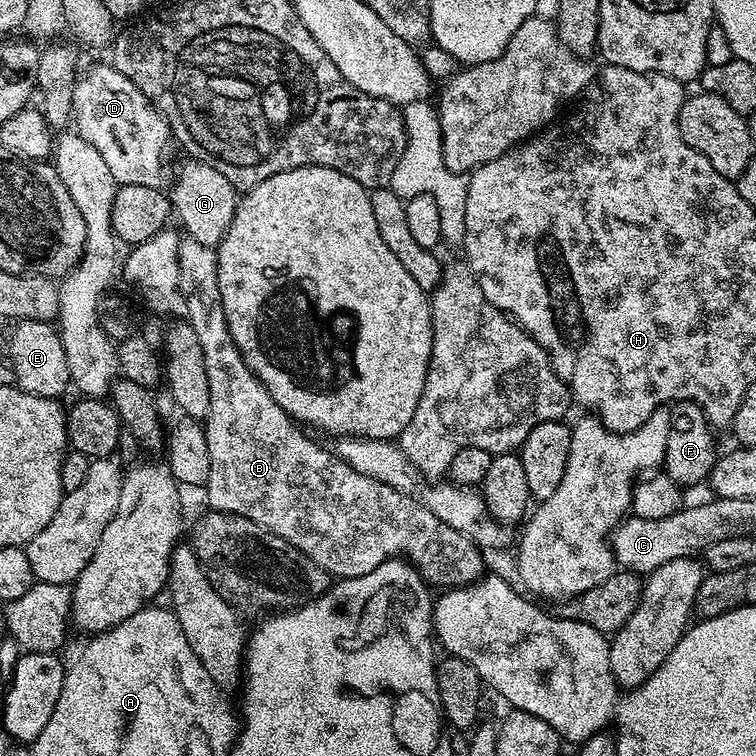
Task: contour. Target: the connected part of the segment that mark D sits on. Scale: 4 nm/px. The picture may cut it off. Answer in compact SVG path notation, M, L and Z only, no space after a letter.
M111 63L92 64L75 78L72 100L74 131L102 154L117 185L150 186L163 189L169 183L168 147L174 137L168 120Z

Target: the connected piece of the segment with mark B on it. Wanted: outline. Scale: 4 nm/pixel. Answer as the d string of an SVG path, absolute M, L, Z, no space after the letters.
M189 238L181 239L180 249L178 250L178 266L180 267L178 292L182 297L182 304L184 300L185 306L188 307L188 313L186 313L188 324L194 326L194 334L198 338L198 343L202 346L202 359L206 362L206 379L208 385L210 385L210 408L207 416L202 421L204 433L206 434L206 446L210 446L210 474L208 475L208 483L206 485L206 491L208 491L207 507L213 512L233 512L242 518L250 518L250 522L258 522L258 526L278 534L278 538L286 538L295 548L306 553L323 572L327 572L329 577L332 578L349 580L355 576L370 574L370 570L382 566L382 562L403 557L405 554L407 559L418 569L420 577L429 585L435 586L437 584L437 589L440 590L460 588L463 584L472 584L475 580L485 575L485 553L474 542L470 542L470 538L458 534L458 530L454 530L454 526L446 526L446 522L434 518L434 514L430 514L430 510L426 510L419 499L413 498L409 493L399 492L396 488L386 486L366 474L360 474L358 470L351 468L342 457L337 456L335 451L328 449L327 452L322 445L315 444L304 433L307 431L303 427L297 426L292 417L287 416L282 410L282 406L278 406L278 402L274 402L274 398L270 398L264 383L258 380L256 375L249 370L247 362L242 358L242 354L238 350L238 346L228 329L226 314L222 310L222 294L218 290L218 258L216 257L216 248L202 246L202 242L196 242Z

